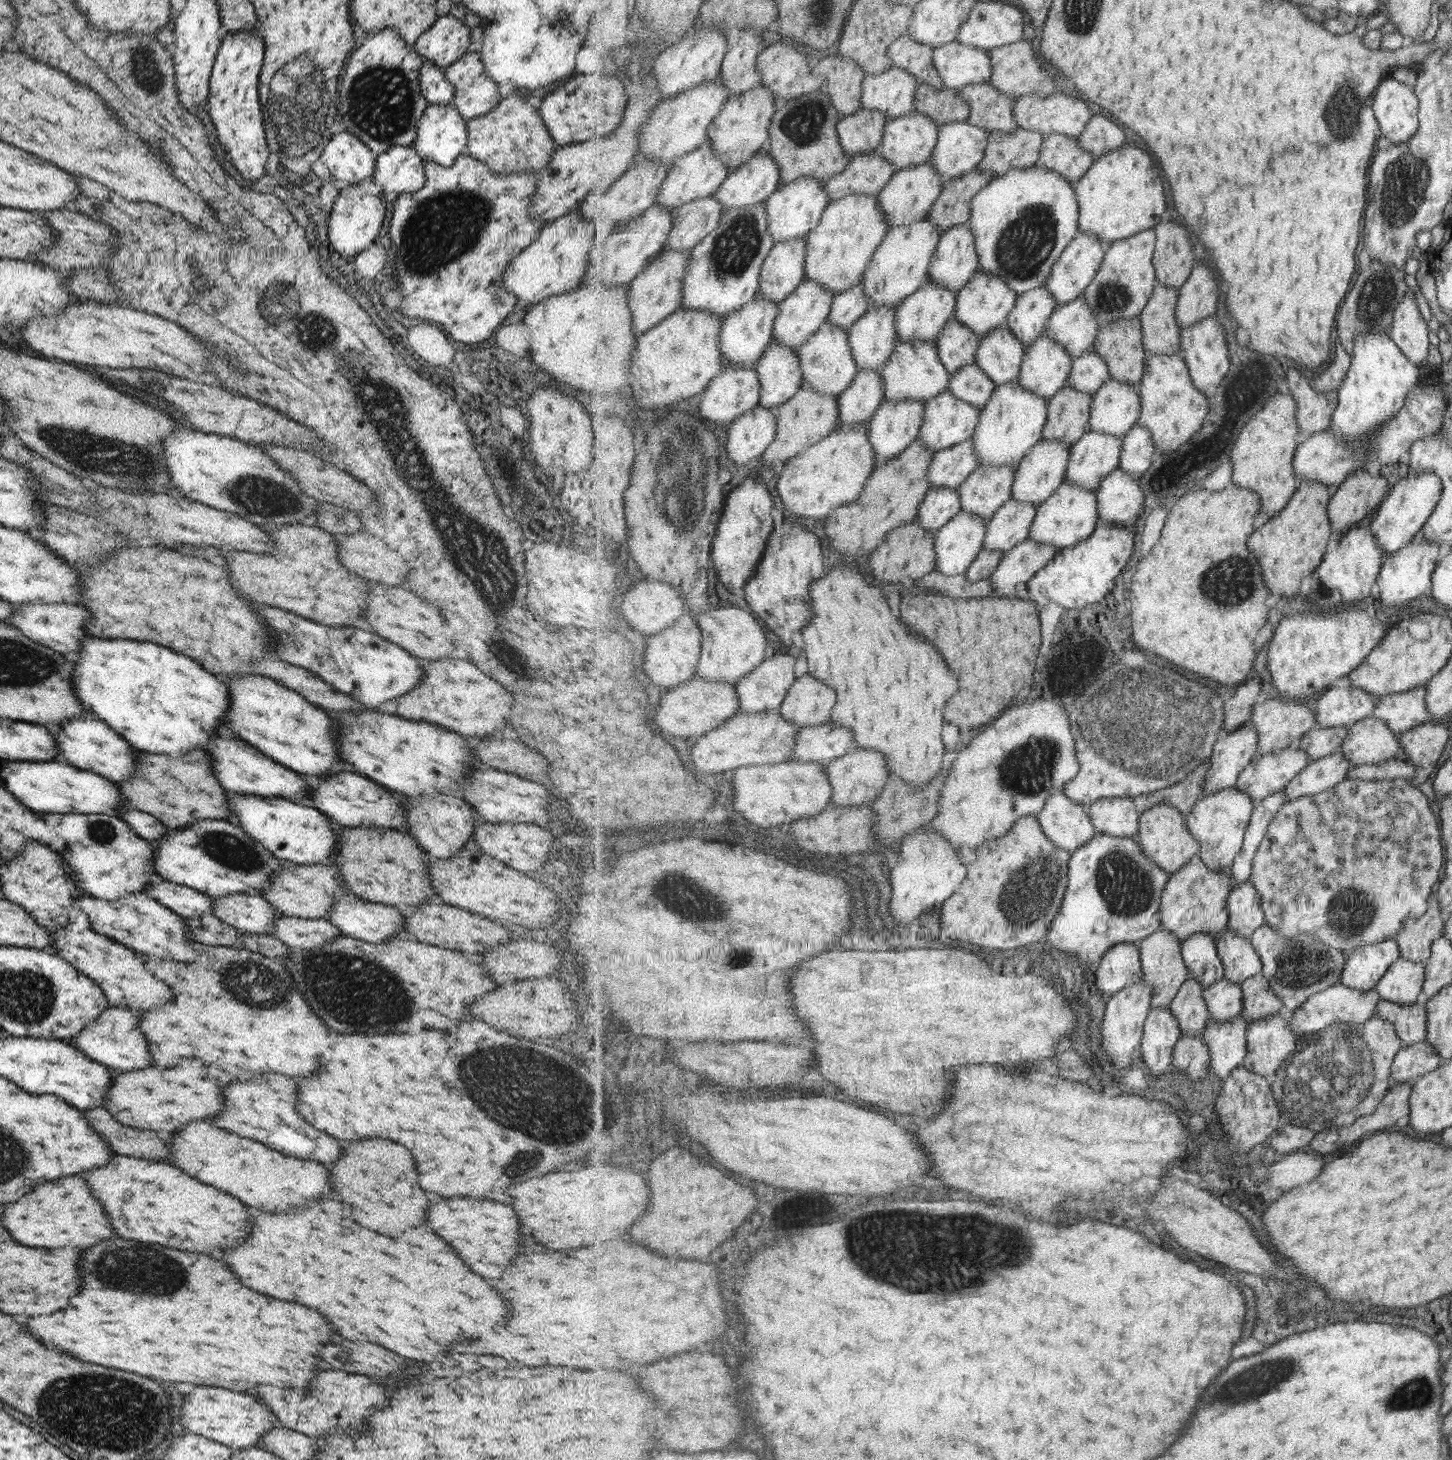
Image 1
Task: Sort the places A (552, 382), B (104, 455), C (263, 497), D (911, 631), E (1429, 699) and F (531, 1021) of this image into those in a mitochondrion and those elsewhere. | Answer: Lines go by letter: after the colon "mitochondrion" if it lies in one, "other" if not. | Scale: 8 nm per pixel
A: other
B: mitochondrion
C: mitochondrion
D: other
E: other
F: other

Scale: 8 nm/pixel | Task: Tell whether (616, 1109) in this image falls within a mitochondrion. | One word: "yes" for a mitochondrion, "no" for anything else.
yes

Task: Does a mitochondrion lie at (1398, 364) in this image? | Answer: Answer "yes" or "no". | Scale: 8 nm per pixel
no

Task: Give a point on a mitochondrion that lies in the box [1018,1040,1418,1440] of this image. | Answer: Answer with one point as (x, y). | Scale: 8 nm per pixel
(1246, 1387)

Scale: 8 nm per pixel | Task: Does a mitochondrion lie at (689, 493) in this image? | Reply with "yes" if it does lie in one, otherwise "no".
yes

